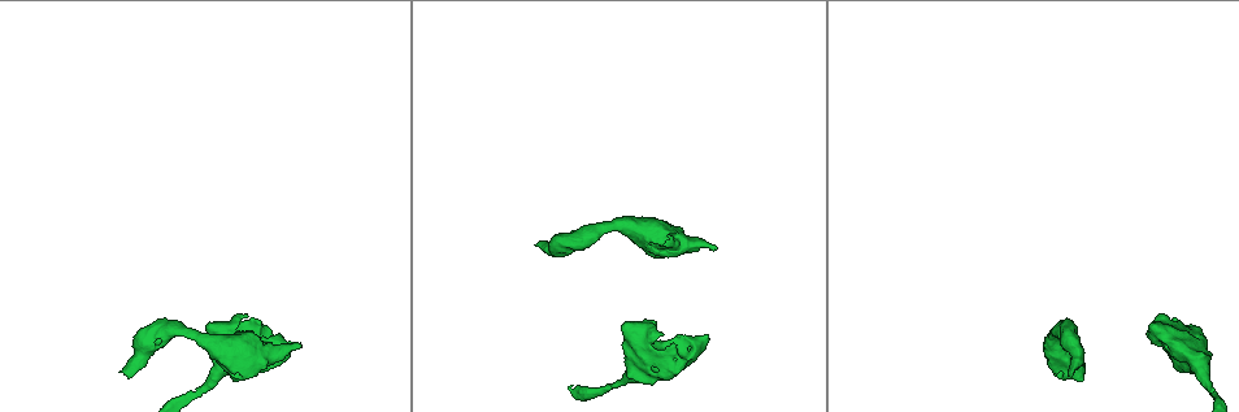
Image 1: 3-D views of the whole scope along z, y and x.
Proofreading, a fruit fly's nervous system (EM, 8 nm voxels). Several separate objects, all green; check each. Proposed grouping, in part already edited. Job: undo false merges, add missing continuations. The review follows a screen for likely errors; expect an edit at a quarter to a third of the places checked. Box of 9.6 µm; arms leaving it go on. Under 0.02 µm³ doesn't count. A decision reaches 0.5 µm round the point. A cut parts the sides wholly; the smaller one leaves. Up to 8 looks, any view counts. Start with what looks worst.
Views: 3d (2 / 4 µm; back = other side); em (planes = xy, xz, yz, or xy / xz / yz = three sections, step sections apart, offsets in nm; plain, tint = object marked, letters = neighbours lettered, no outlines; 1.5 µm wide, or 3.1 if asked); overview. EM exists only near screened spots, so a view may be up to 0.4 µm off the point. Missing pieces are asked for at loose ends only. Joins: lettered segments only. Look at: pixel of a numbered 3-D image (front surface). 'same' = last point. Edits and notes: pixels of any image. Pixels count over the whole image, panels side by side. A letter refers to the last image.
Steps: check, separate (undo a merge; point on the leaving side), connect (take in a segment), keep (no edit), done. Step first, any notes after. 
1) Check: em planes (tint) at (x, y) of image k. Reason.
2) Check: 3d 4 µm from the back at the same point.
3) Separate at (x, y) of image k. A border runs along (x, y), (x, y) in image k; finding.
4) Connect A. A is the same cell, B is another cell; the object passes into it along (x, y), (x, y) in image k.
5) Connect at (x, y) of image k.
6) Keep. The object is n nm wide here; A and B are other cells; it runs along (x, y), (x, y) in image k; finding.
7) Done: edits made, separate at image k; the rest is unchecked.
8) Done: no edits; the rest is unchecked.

Check: 3d 4 µm at (1072, 373) of image 1.

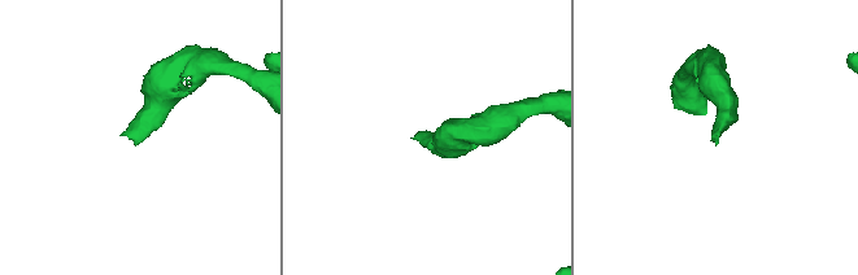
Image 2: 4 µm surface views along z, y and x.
Check: em planes (letters) at (413, 138) of image 2. Now the EM.

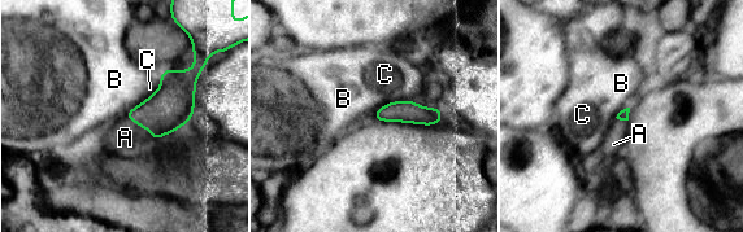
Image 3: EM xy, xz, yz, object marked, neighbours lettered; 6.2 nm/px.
Connect A. A is the same cell, B and C are other cells; the object passes into it along (172, 106), (140, 127), (125, 138) in image 3; it goes on there.

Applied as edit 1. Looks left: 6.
Check: em planes (letters) at (714, 246) of image 1. Free end.

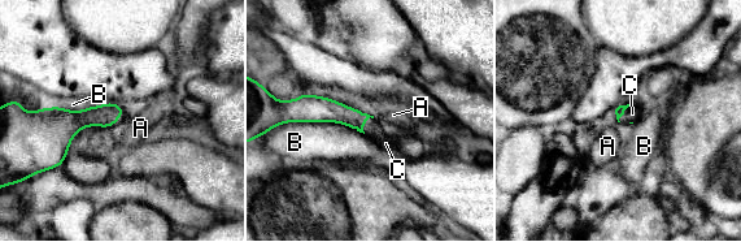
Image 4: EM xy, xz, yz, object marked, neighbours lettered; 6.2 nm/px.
Connect C. C is the same cell, A and B are other cells; the object passes into it along (327, 111), (365, 122), (371, 128) in image 4; it goes on there.

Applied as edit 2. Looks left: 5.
Check: em planes (letters) at (288, 342) of image 1. An open end.

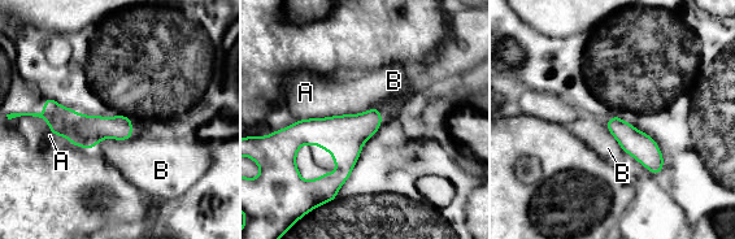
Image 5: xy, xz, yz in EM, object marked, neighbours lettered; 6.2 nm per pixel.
Keep. A and B are other cells; none of them fits.

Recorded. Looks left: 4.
Done: edits made, connect at image 3, connect at image 4; the rest is unchecked.

